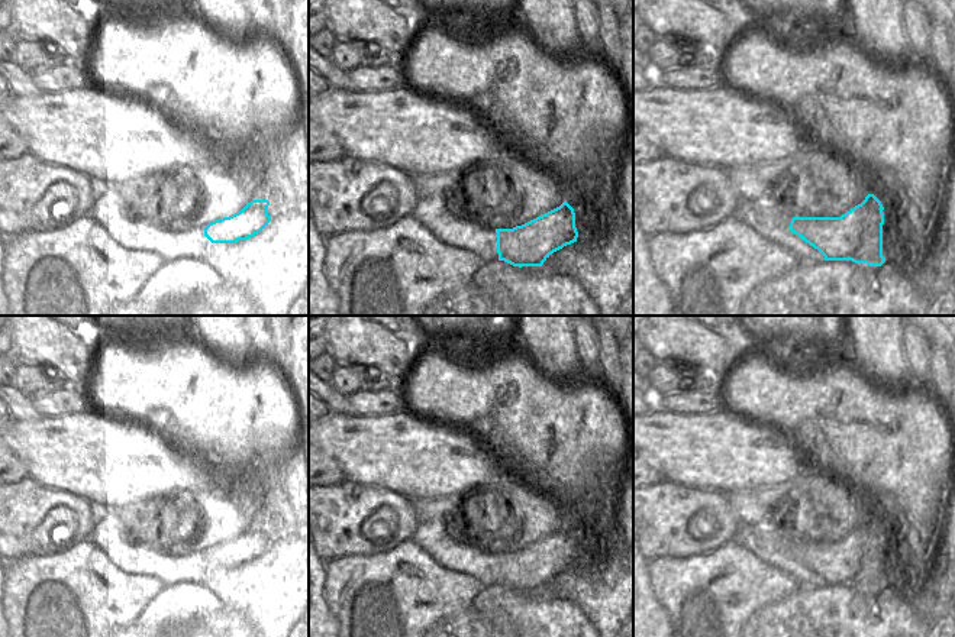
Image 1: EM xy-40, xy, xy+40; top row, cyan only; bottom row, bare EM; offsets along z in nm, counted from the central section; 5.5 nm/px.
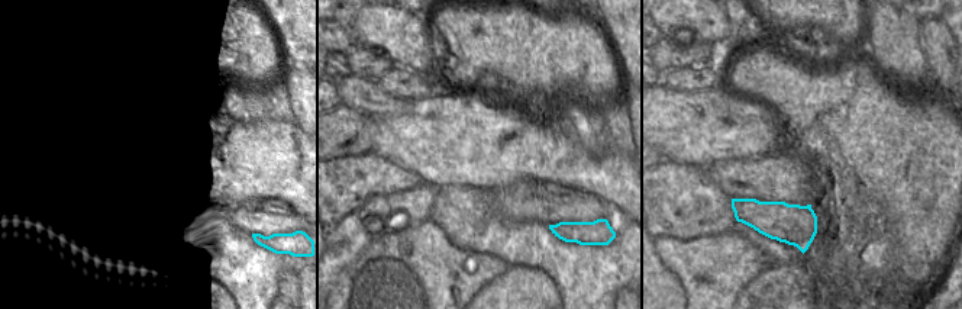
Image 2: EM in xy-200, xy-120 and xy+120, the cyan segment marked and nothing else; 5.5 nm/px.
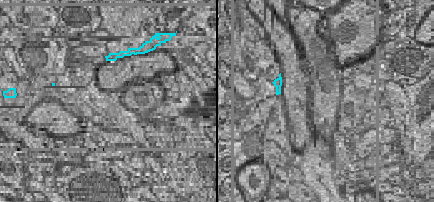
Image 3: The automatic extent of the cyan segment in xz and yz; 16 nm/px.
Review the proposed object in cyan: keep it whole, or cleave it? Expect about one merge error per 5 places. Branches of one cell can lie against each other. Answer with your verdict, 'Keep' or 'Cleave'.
Keep

